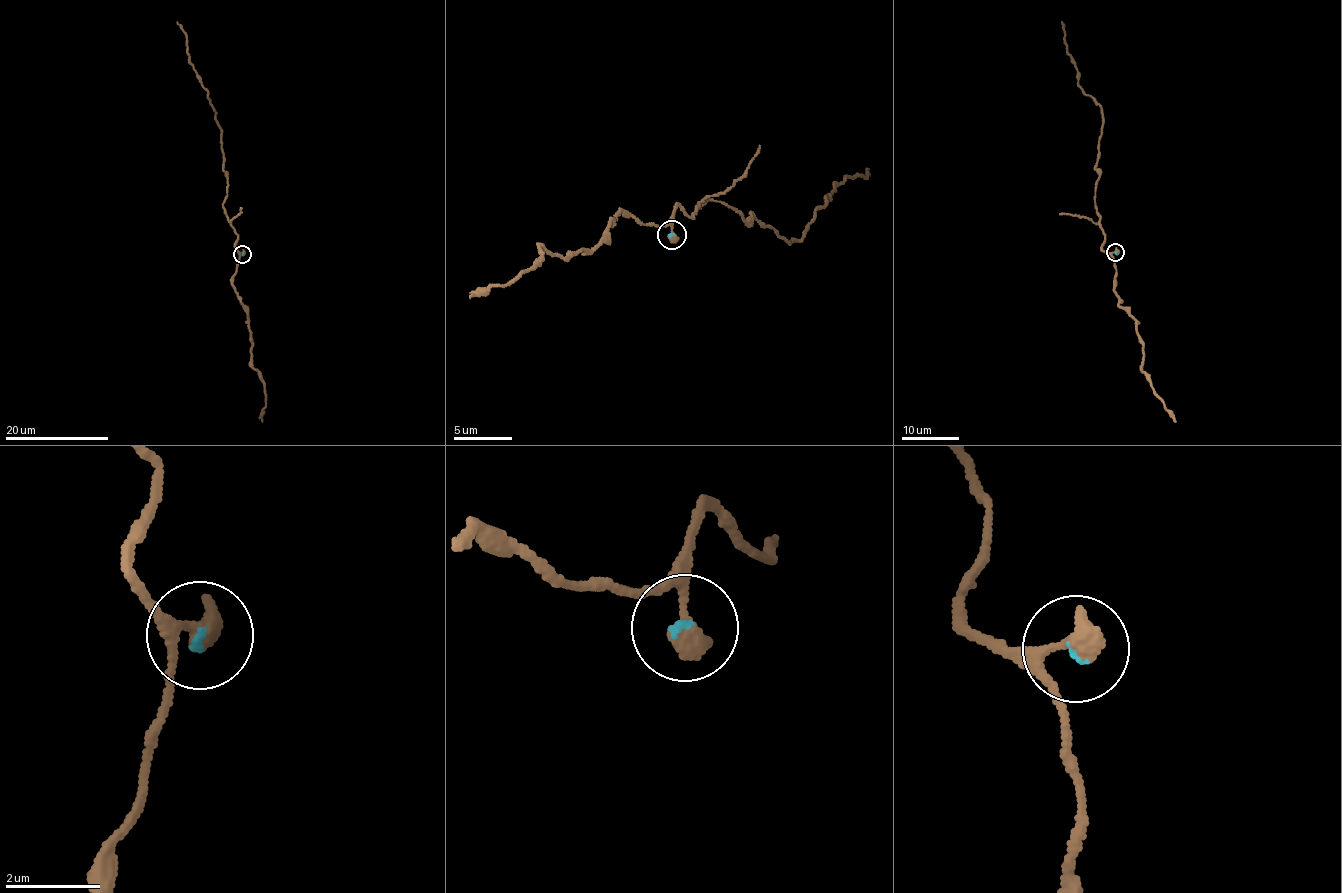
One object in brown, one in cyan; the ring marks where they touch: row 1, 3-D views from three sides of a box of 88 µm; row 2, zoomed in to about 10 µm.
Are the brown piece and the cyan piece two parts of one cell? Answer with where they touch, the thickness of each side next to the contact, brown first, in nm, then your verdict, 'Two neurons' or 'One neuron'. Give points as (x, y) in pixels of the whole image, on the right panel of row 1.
Place: (1115, 252). Thickness 460 nm (brown) against 80 nm. One neuron

